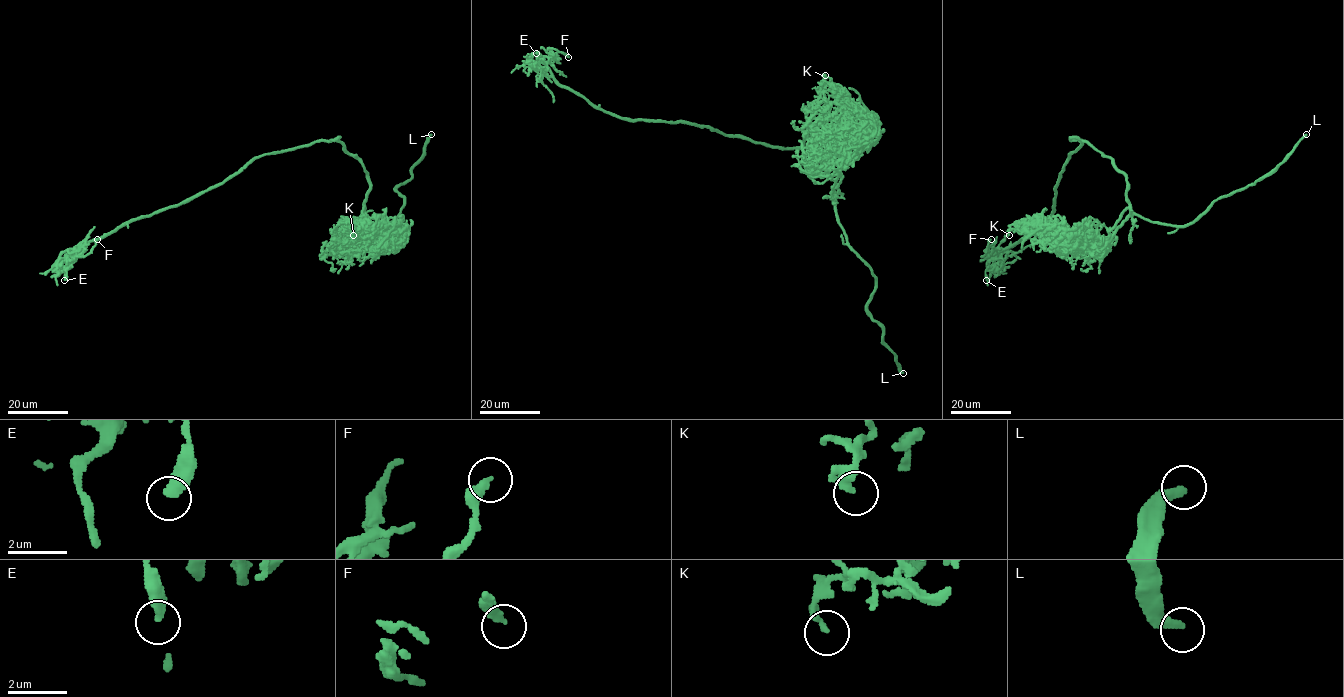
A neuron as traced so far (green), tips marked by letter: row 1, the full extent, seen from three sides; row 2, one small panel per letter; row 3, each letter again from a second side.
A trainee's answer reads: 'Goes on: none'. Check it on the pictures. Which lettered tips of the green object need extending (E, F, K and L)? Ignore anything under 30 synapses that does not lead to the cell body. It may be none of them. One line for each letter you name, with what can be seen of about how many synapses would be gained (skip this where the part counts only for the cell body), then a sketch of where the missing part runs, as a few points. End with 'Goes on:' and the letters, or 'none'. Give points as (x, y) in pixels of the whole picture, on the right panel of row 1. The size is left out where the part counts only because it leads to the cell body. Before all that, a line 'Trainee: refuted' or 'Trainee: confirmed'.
Trainee: refuted
Goes on: L

